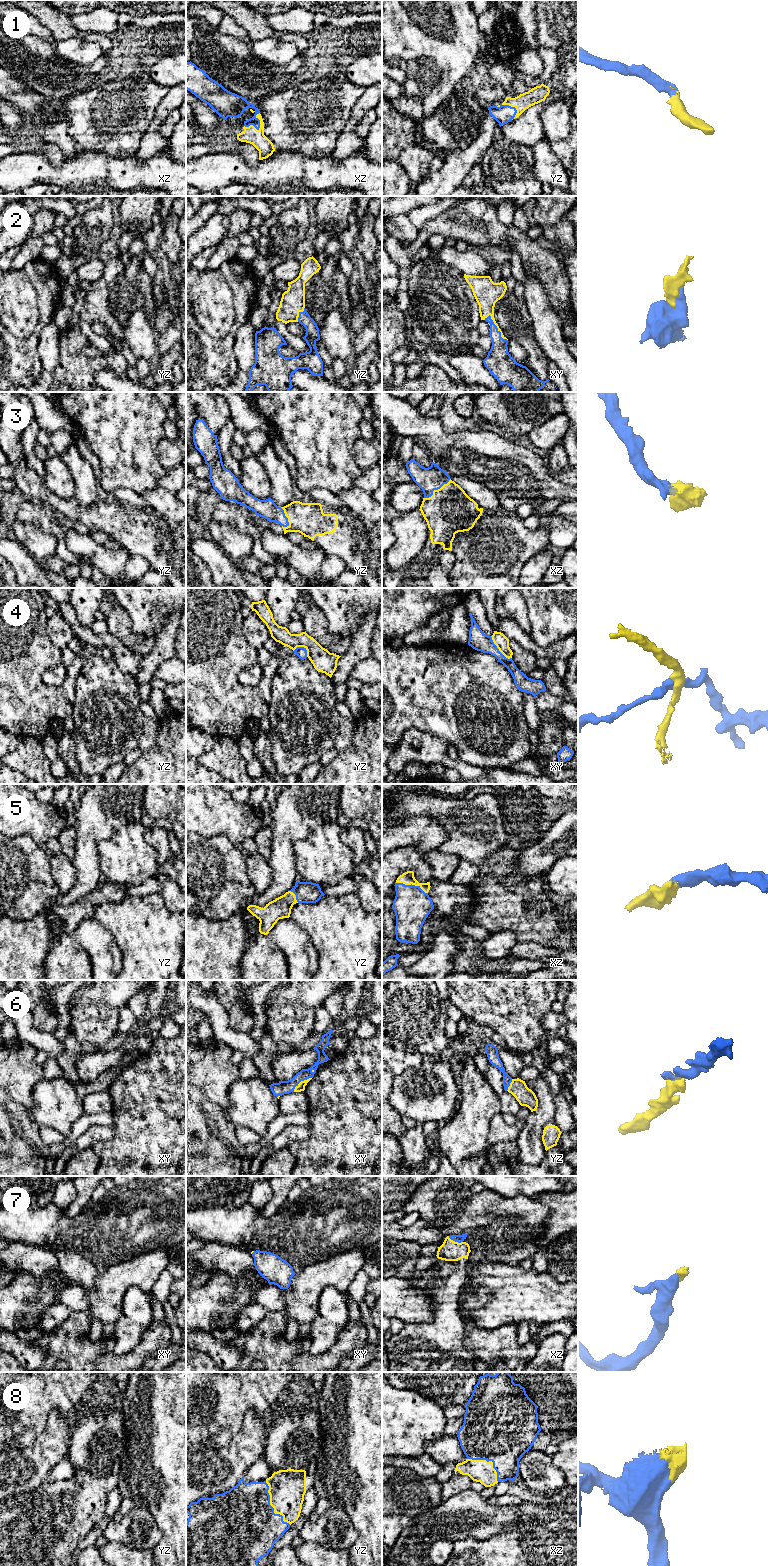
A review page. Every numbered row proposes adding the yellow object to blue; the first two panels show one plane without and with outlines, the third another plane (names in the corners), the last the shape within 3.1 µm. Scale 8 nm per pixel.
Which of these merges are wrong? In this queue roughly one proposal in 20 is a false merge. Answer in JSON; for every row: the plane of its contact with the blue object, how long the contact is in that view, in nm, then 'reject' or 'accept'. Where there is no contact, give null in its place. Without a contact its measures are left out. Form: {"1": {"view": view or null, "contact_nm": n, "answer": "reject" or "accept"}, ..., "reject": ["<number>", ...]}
{"1": {"view": "xz", "contact_nm": 170, "answer": "accept"}, "2": {"view": "xy", "contact_nm": 260, "answer": "accept"}, "3": {"view": "xz", "contact_nm": 280, "answer": "accept"}, "4": {"view": "xy", "contact_nm": 260, "answer": "reject"}, "5": {"view": "xz", "contact_nm": 280, "answer": "accept"}, "6": {"view": "xy", "contact_nm": 190, "answer": "accept"}, "7": {"view": "xz", "contact_nm": 130, "answer": "accept"}, "8": {"view": "yz", "contact_nm": 420, "answer": "accept"}, "reject": ["4"]}

